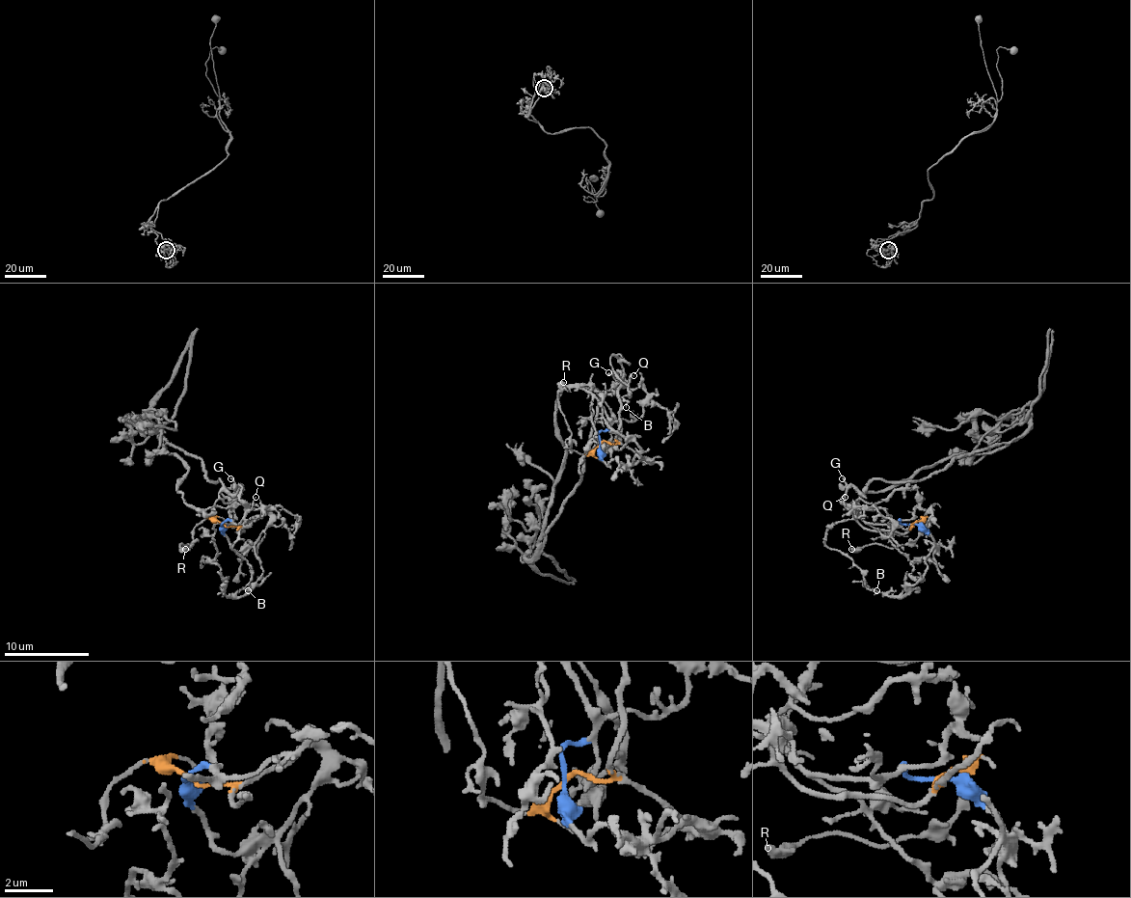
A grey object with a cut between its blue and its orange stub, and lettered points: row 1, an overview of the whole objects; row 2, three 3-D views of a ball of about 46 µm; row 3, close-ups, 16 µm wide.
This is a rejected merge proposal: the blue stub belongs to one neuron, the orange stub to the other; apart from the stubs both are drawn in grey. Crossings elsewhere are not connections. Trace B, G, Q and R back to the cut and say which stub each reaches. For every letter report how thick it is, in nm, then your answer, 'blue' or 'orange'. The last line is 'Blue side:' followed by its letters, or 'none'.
B: 140 nm thick; orange
G: 150 nm thick; orange
Q: 130 nm thick; orange
R: 360 nm thick; orange
Blue side: none

